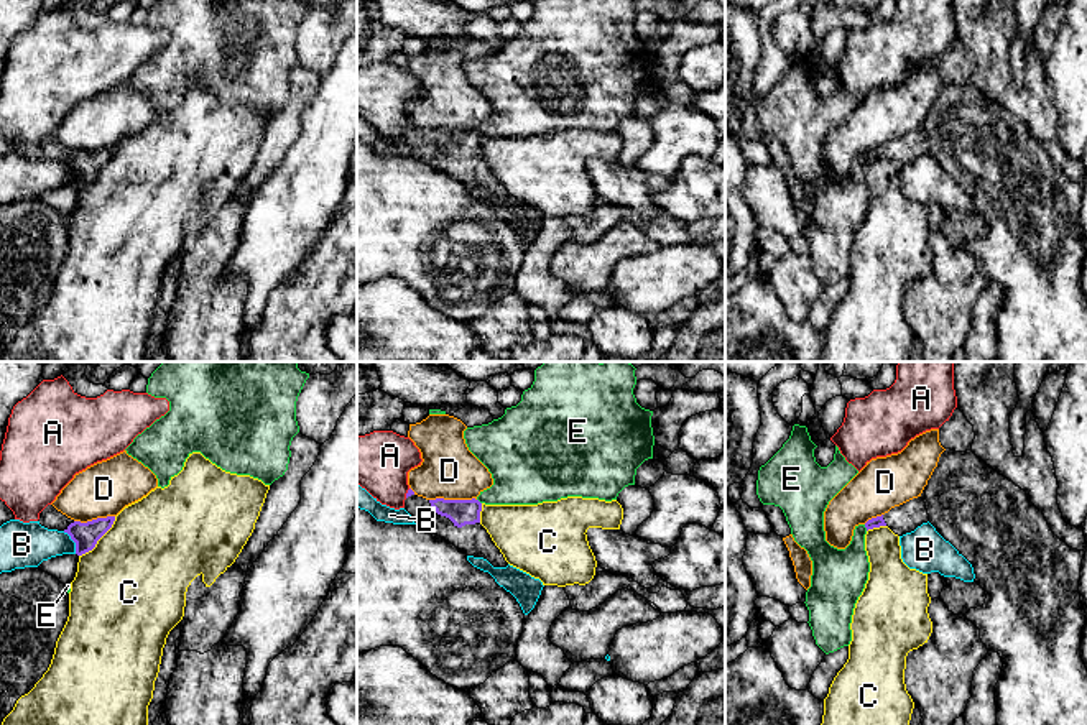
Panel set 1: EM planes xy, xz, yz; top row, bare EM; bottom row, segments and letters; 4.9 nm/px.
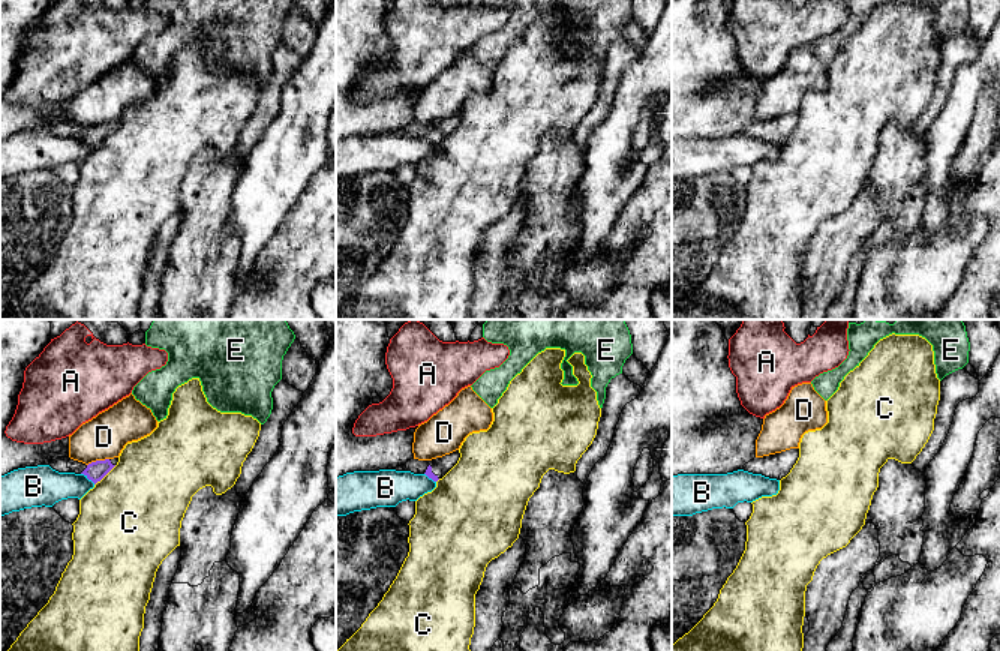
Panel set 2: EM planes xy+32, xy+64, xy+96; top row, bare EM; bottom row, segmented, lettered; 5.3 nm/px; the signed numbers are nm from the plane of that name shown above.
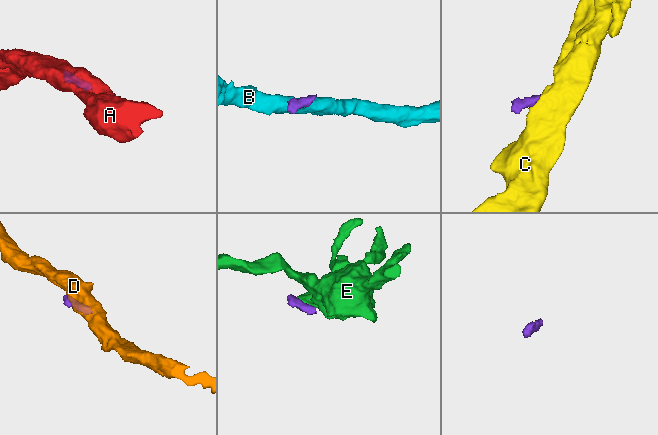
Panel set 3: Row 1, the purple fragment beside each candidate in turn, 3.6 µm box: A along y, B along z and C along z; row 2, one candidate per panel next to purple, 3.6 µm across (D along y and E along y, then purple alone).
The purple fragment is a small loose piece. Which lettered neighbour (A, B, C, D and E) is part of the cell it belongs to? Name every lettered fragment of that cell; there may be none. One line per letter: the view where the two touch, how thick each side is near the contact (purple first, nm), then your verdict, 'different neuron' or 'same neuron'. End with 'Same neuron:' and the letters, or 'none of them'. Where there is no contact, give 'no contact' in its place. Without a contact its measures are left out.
A: xz | 30/300 nm | different neuron
B: xy | 130/220 nm | different neuron
C: xy | 130/500 nm | different neuron
D: xz | 130/280 nm | different neuron
E: yz | 50/240 nm | different neuron
Same neuron: none of them

